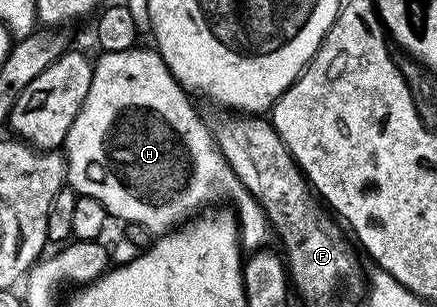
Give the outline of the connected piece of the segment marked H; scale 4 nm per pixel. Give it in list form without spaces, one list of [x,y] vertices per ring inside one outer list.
[[[137,45],[128,51],[106,51],[99,56],[100,60],[98,58],[95,60],[92,68],[92,80],[90,81],[90,93],[86,93],[86,101],[82,101],[78,117],[74,121],[74,125],[70,125],[70,133],[64,138],[62,151],[68,161],[67,186],[71,187],[77,195],[94,197],[94,201],[102,201],[102,205],[108,210],[109,216],[113,220],[125,219],[128,223],[137,223],[138,226],[145,227],[148,231],[153,231],[153,236],[156,237],[181,226],[185,221],[191,220],[197,213],[203,212],[200,211],[203,207],[208,207],[211,203],[218,202],[219,199],[228,198],[236,206],[237,212],[235,211],[235,214],[238,216],[241,244],[245,248],[254,247],[250,249],[263,248],[267,244],[264,242],[268,239],[268,227],[270,231],[270,220],[264,208],[241,185],[240,178],[228,168],[228,163],[224,160],[224,156],[221,155],[220,149],[216,145],[216,140],[213,139],[212,132],[208,129],[207,122],[202,118],[202,115],[200,119],[199,113],[192,108],[192,103],[188,100],[191,99],[189,92],[185,91],[177,79],[172,76],[159,51],[155,49],[143,51],[142,47]]]

